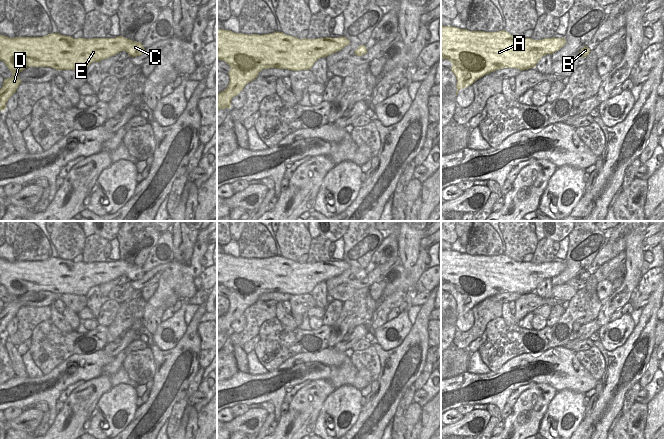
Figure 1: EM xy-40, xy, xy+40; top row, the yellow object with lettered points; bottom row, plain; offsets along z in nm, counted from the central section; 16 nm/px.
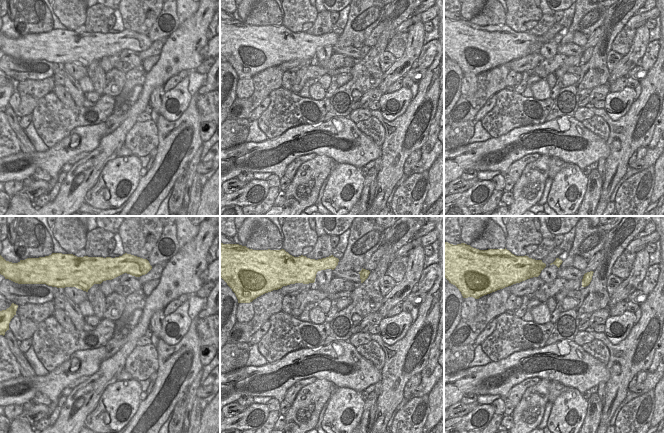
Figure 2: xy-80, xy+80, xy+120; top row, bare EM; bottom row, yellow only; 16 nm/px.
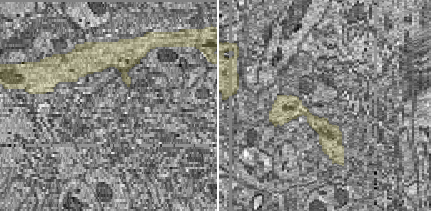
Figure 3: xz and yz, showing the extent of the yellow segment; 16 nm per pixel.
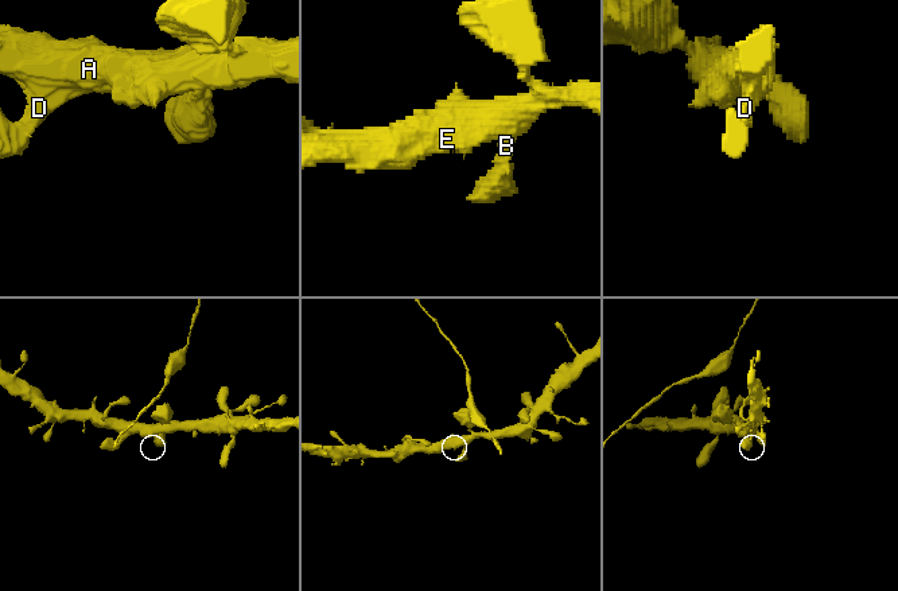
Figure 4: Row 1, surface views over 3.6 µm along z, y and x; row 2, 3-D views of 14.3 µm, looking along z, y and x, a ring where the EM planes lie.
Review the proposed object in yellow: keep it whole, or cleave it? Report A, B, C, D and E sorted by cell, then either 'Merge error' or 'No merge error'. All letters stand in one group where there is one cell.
Groups: A B C D E. No merge error

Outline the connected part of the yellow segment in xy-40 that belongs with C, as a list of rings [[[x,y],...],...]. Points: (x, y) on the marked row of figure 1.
[[[50,33],[43,37],[15,37],[9,38],[0,34],[0,60],[12,72],[10,78],[4,79],[0,89],[0,111],[6,109],[8,99],[16,93],[22,83],[18,74],[28,67],[50,67],[56,70],[86,71],[93,62],[100,62],[121,51],[126,51],[130,57],[143,54],[145,48],[141,42],[127,39],[123,36],[115,38],[73,38],[59,33]]]

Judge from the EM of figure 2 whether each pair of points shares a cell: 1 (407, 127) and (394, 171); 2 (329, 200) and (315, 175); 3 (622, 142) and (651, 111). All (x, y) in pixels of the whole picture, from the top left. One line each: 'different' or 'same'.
1: same
2: different
3: same

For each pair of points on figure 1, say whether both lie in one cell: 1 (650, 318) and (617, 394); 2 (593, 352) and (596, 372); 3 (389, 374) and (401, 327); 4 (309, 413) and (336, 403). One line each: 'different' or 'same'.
1: same
2: same
3: different
4: different

